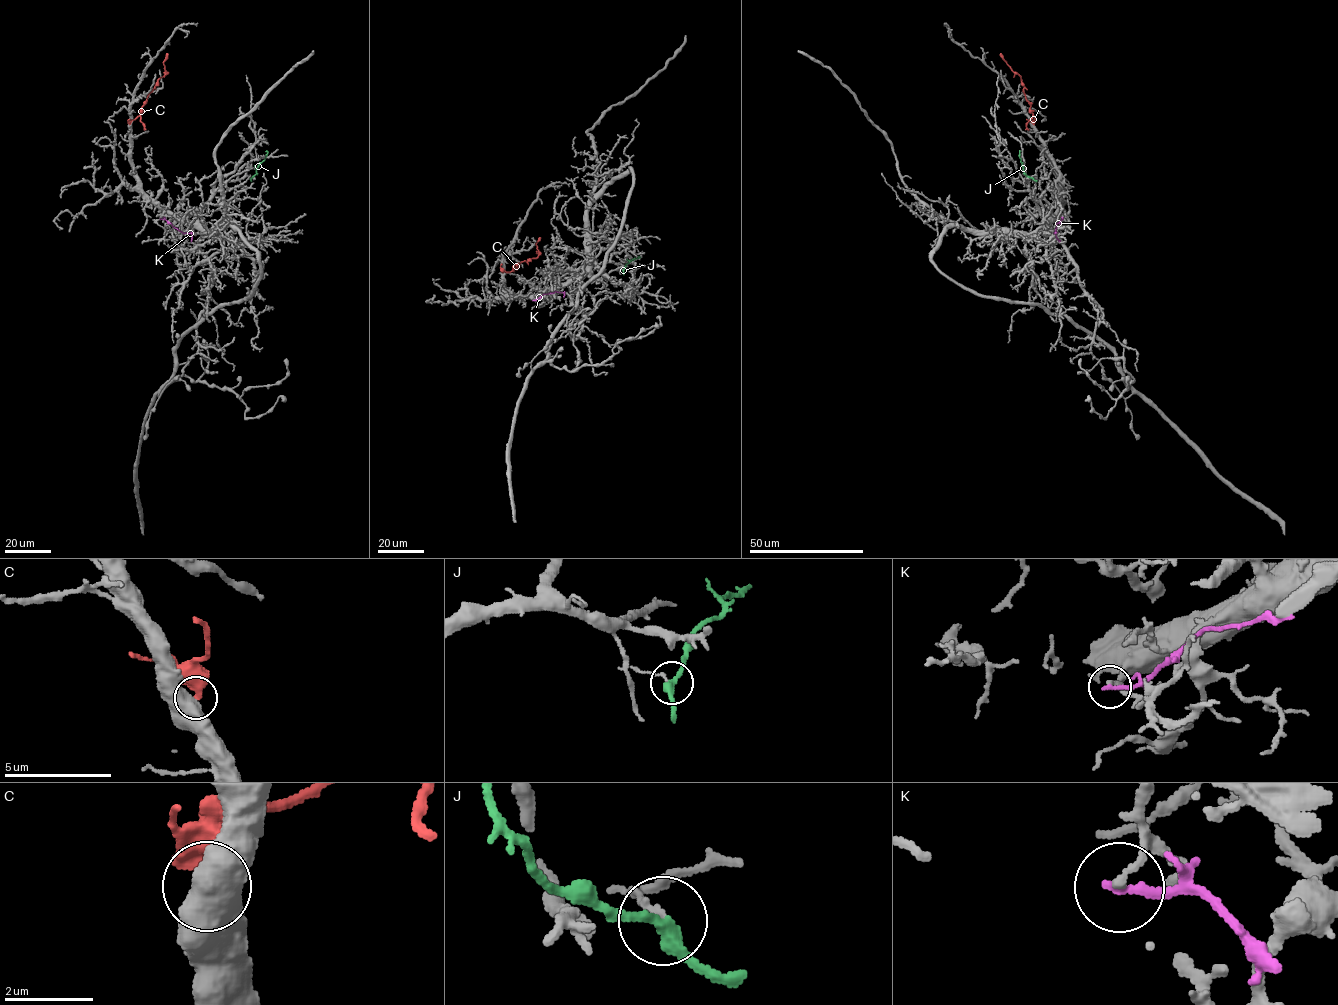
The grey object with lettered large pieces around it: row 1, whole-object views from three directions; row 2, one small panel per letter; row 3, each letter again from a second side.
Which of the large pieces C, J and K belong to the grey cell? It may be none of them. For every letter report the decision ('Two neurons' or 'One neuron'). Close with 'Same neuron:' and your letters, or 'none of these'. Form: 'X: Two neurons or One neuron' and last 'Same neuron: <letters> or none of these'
C: Two neurons
J: One neuron
K: Two neurons
Same neuron: J

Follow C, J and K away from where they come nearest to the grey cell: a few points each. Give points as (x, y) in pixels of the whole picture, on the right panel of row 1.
C: (1033, 124), (1035, 116), (1021, 77), (1000, 53)
J: (1032, 177), (1024, 172), (1020, 151)
K: (1063, 218), (1054, 232), (1060, 241)

